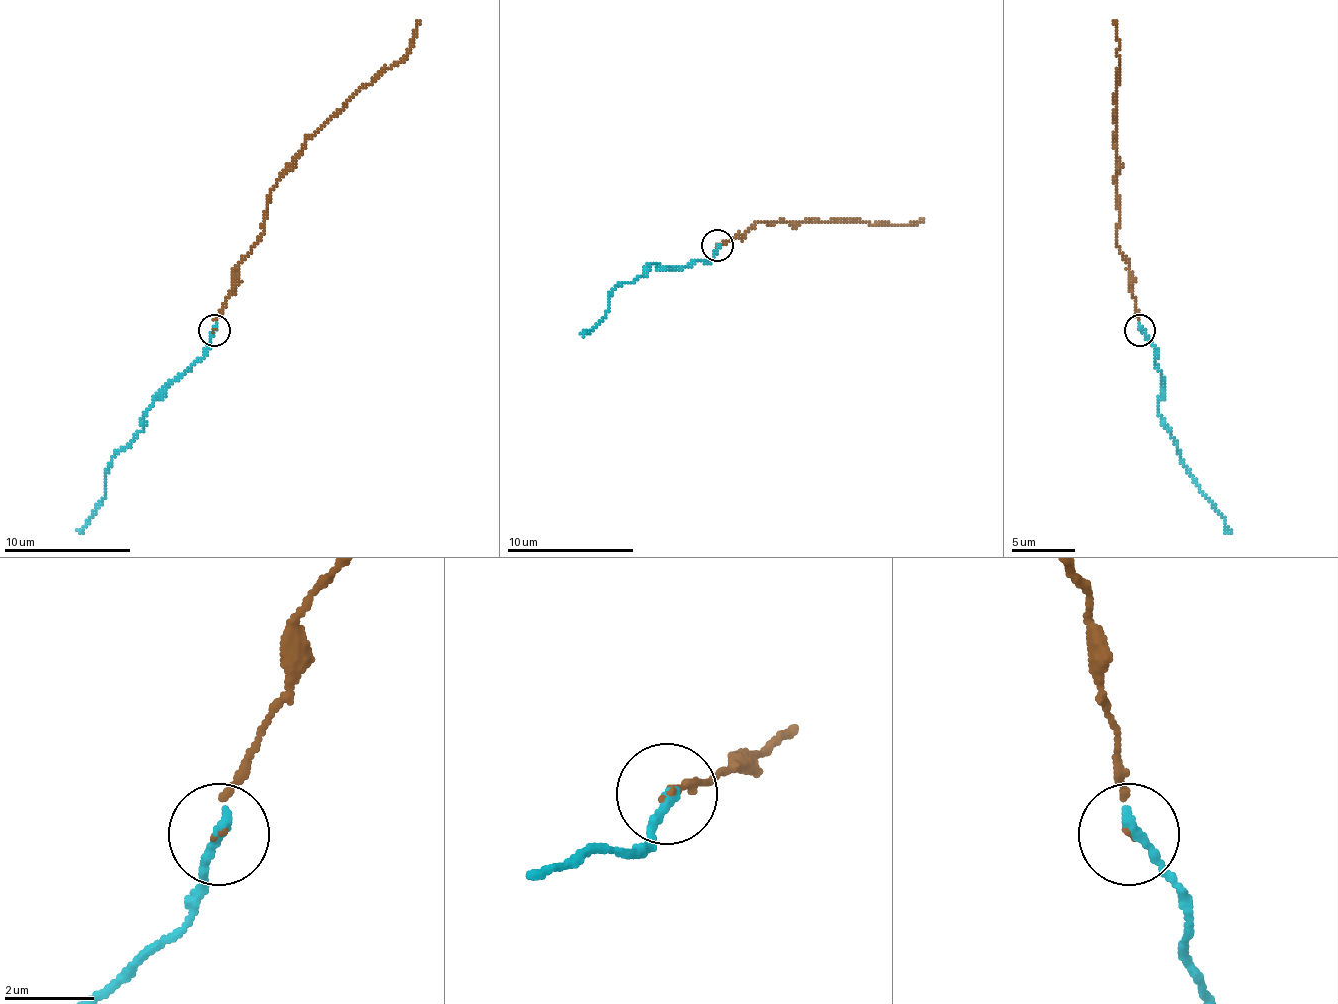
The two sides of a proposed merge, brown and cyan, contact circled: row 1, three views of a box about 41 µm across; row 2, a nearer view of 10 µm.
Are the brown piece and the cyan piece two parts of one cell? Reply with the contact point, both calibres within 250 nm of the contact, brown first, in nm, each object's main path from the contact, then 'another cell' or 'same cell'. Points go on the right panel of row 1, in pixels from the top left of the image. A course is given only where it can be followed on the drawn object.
at (1139, 330); 80 nm thick on the brown side, 260 nm on the other; brown runs (1139, 329), (1129, 288), (1129, 269), (1116, 231), (1116, 87), (1120, 56), (1113, 21); cyan runs (1139, 329), (1155, 351), (1161, 374), (1158, 412), (1164, 428), (1177, 453), (1231, 533); same cell

